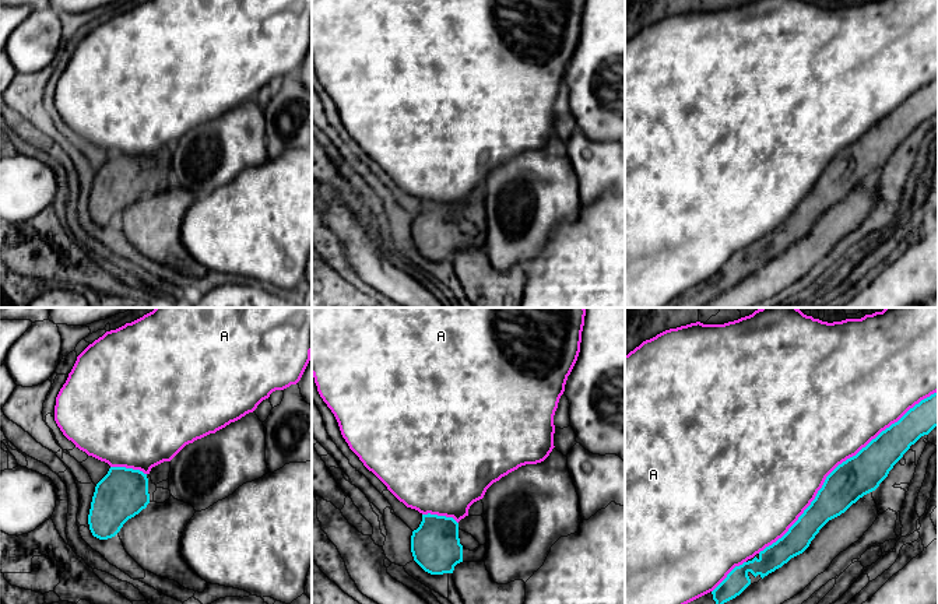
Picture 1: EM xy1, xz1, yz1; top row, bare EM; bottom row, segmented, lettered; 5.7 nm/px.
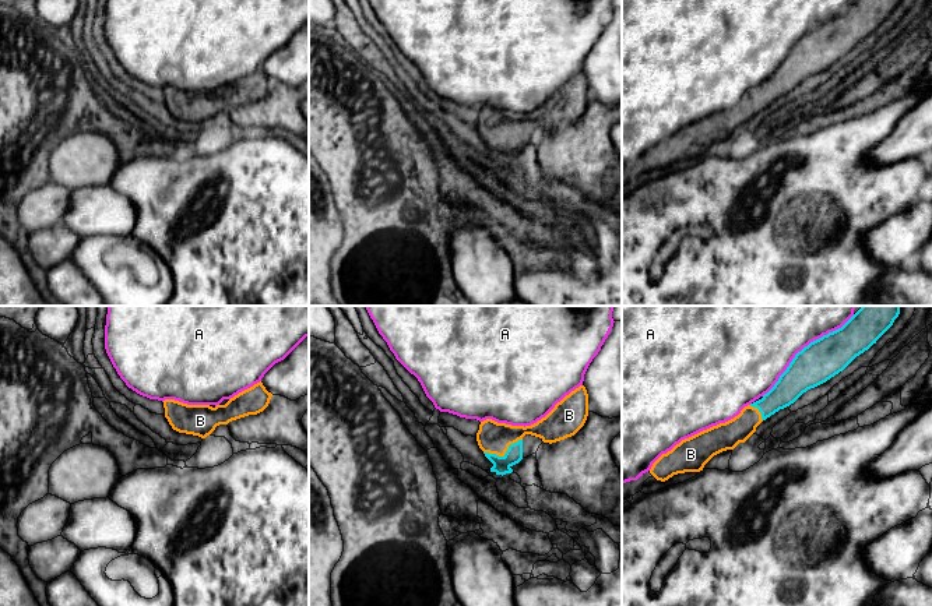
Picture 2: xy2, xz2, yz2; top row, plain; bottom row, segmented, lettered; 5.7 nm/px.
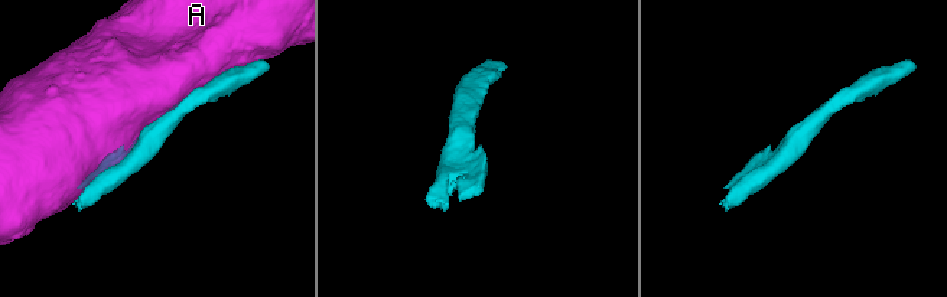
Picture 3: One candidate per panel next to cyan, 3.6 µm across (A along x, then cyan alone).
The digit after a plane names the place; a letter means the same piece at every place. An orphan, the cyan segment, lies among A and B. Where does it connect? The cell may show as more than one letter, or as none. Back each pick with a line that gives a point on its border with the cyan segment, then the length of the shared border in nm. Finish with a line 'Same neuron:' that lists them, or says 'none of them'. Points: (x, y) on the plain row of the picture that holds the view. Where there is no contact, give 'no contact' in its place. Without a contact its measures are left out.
B: meets cyan in xz2 at (505, 141); contact 240 nm long
Same neuron: B

